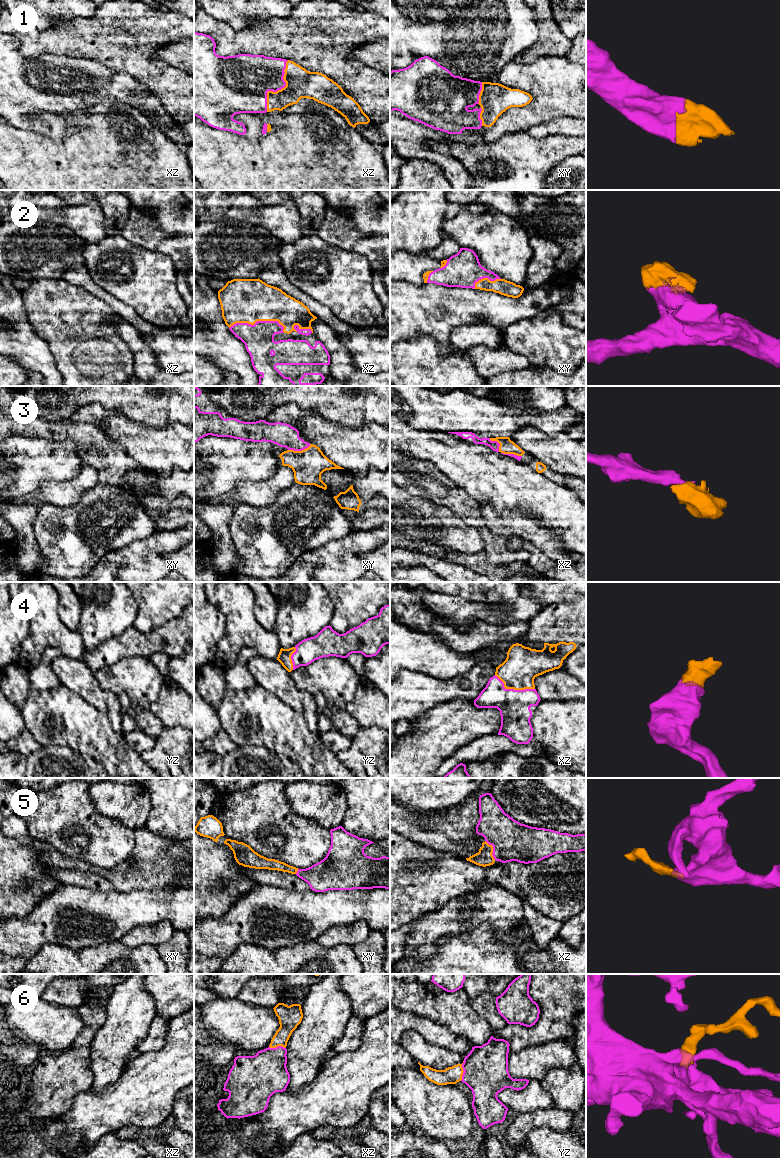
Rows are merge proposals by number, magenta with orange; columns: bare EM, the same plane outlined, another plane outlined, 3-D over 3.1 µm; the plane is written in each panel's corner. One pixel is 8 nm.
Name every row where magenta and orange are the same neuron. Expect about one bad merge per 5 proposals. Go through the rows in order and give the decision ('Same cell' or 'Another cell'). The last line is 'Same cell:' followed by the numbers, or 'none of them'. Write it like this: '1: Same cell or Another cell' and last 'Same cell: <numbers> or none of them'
1: Same cell
2: Same cell
3: Same cell
4: Same cell
5: Same cell
6: Same cell
Same cell: 1, 2, 3, 4, 5, 6

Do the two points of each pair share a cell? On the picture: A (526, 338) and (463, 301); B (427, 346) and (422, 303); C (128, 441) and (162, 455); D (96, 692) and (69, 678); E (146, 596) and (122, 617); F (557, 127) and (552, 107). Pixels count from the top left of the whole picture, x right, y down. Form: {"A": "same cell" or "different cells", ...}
{"A": "different cells", "B": "different cells", "C": "same cell", "D": "same cell", "E": "different cells", "F": "different cells"}

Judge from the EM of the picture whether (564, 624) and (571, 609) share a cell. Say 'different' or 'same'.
same

